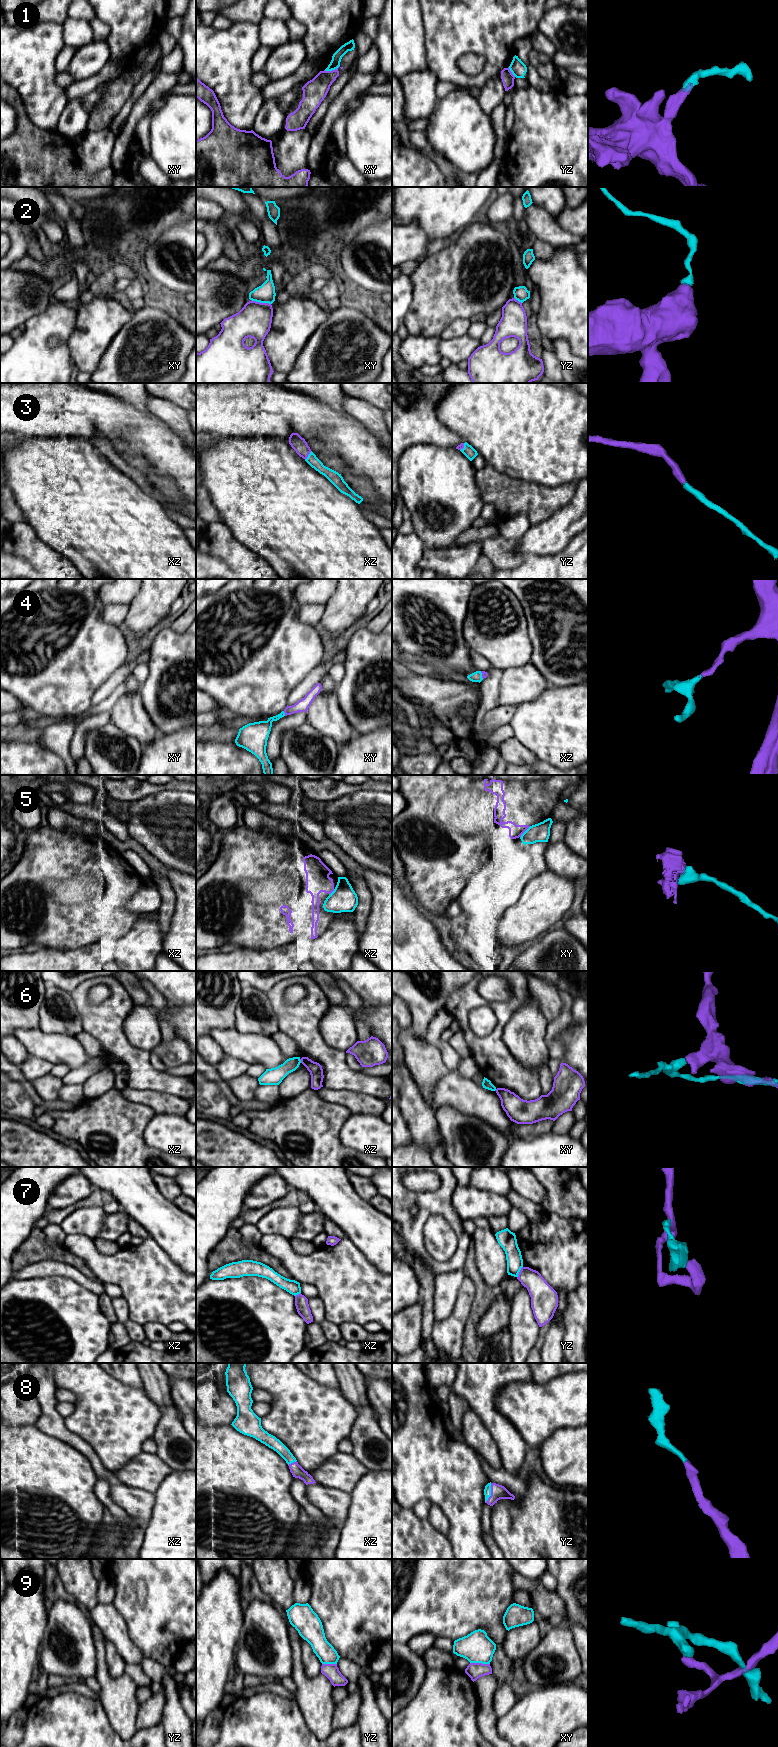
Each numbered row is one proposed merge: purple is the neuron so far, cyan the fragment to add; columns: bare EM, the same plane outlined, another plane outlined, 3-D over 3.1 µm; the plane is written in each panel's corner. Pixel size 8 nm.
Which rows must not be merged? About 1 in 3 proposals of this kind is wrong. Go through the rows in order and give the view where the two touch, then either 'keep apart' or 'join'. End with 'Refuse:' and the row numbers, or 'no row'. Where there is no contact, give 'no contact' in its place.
1: xy | keep apart
2: xy | keep apart
3: xz | join
4: xy | join
5: xy | keep apart
6: xz | keep apart
7: yz | keep apart
8: yz | join
9: xy | keep apart
Refuse: 1, 2, 5, 6, 7, 9

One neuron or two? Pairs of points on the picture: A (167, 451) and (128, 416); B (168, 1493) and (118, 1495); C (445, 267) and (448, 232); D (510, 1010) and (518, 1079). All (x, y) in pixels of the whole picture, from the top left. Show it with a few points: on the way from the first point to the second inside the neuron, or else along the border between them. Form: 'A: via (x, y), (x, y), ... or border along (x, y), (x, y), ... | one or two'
A: via (157, 443), (138, 426) | one
B: border along (155, 1494), (155, 1503), (150, 1517) | two
C: border along (452, 238), (447, 242) | two
D: via (499, 1027), (497, 1032), (497, 1058), (501, 1062) | one

